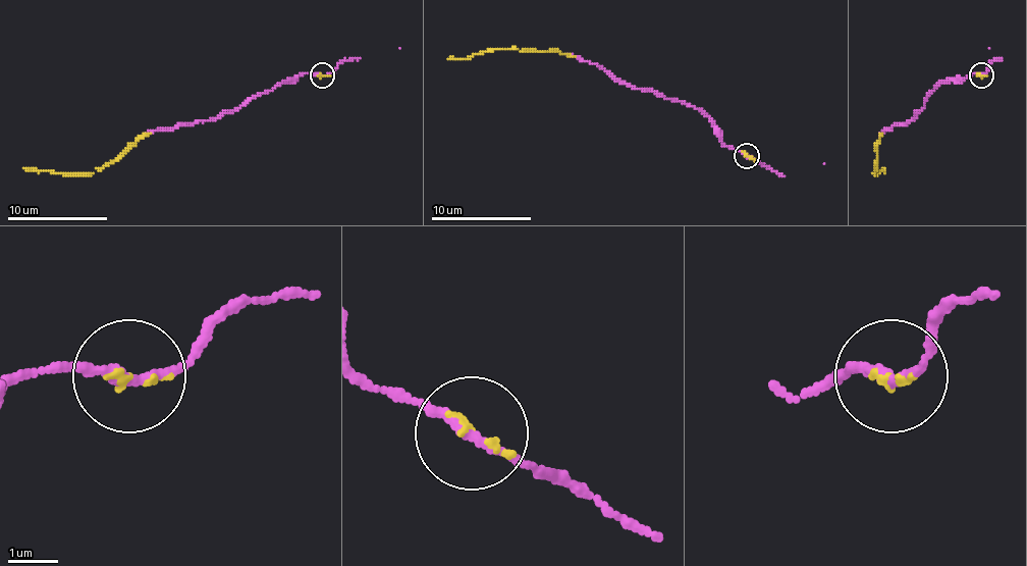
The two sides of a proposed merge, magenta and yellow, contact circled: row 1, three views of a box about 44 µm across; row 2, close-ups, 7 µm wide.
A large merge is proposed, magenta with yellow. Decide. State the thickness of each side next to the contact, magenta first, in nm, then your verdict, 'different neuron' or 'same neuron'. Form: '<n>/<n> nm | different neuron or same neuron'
200/100 nm | same neuron

